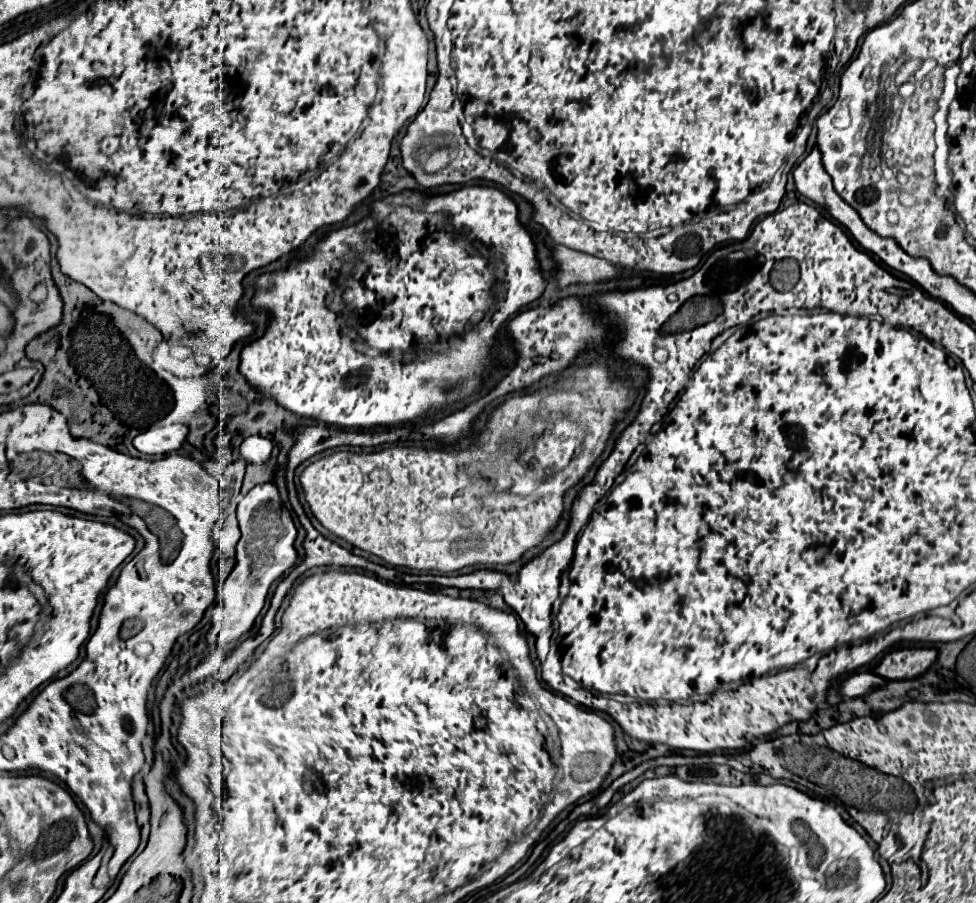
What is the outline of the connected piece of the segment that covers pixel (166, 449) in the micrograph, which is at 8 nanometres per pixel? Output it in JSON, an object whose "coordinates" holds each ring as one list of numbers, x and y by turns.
{"coordinates":[[184,424,160,426,156,430,138,434,134,438,134,448,146,456,164,456,164,454,176,452,182,446,186,434,188,434,188,428]]}

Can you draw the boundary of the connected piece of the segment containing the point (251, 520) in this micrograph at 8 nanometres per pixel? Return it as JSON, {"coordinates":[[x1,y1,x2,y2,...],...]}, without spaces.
{"coordinates":[[272,482,252,488,240,500,236,518,242,530,242,538,236,546,236,566,224,580,224,612,230,612,230,616,234,616,234,640,244,636,252,628,256,616,264,606,270,584,298,560,294,550,296,528,290,510,282,504,280,494]]}

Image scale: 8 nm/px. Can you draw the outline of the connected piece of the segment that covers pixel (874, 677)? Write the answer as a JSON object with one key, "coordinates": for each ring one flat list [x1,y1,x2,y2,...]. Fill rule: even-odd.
{"coordinates":[[856,672,850,674,842,684,840,684,840,694,846,698,858,698,864,696,876,688,884,686,884,678,872,672]]}

